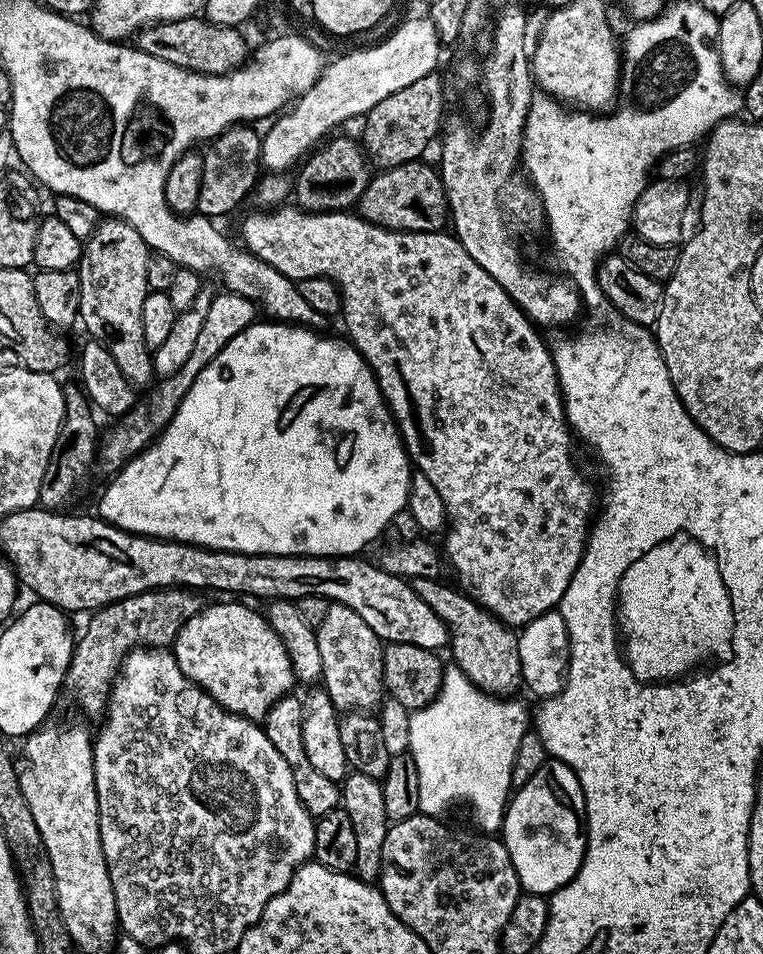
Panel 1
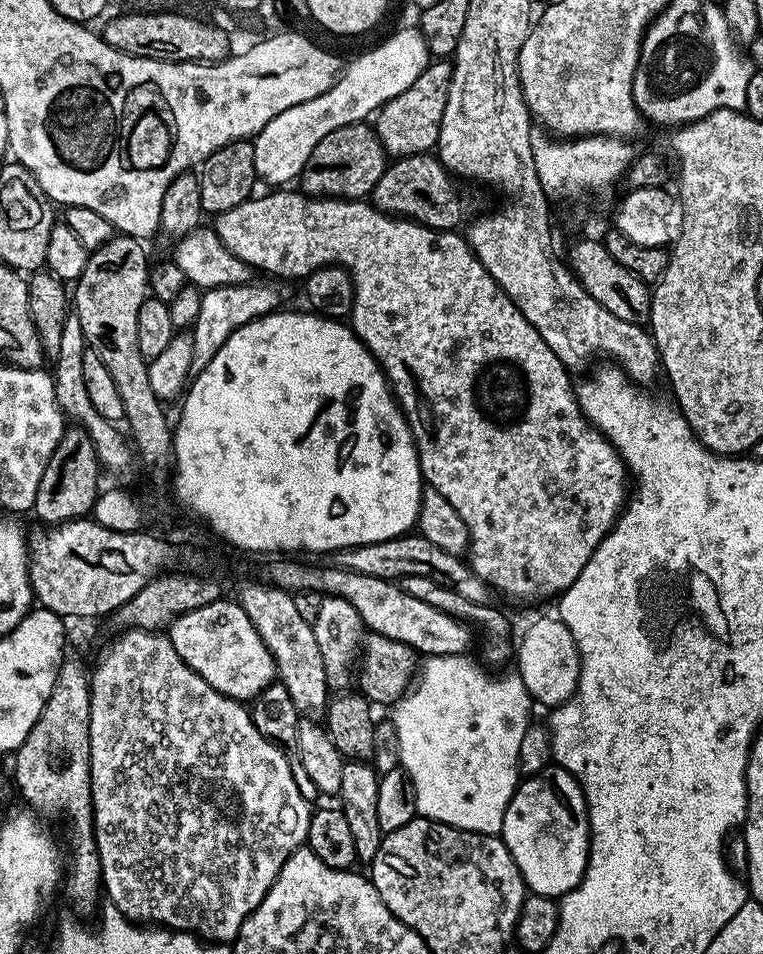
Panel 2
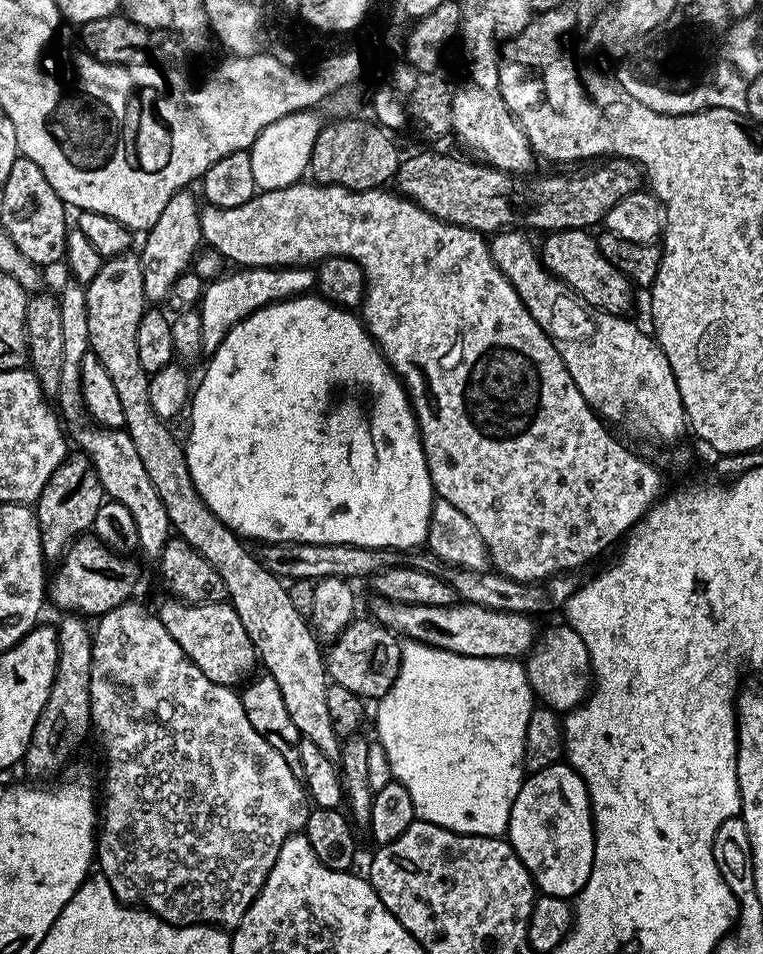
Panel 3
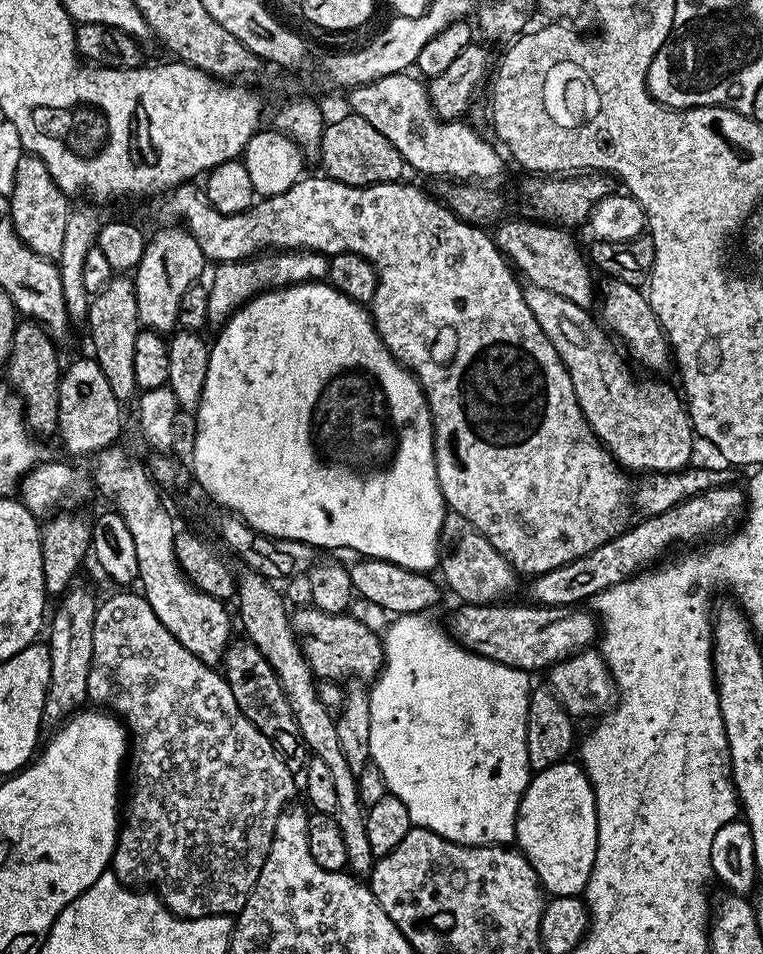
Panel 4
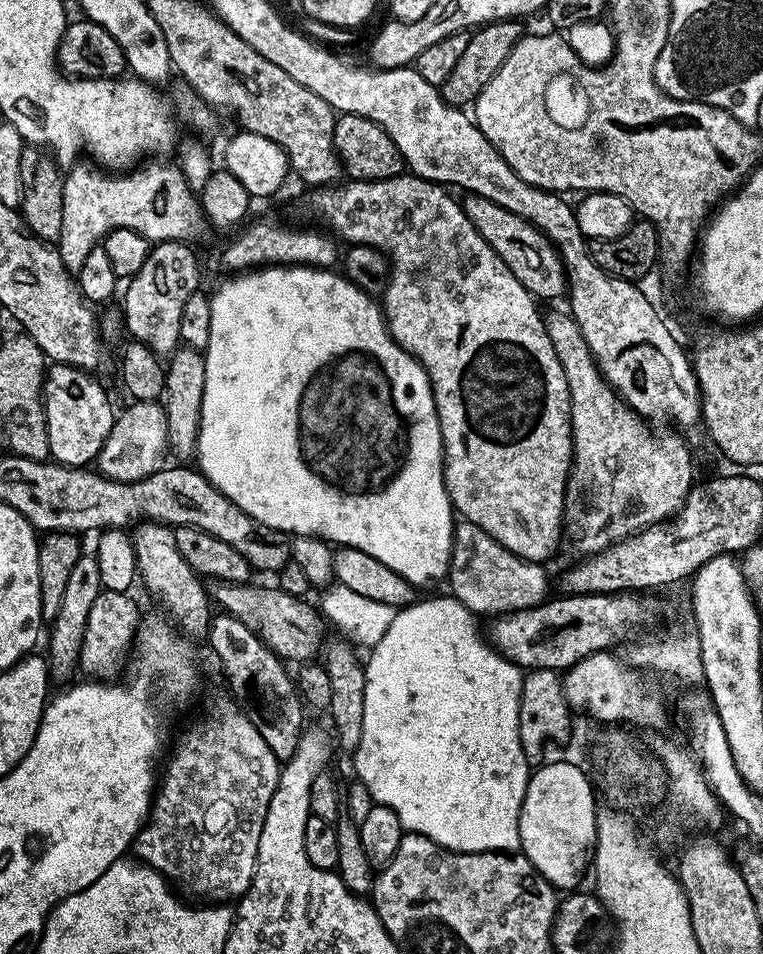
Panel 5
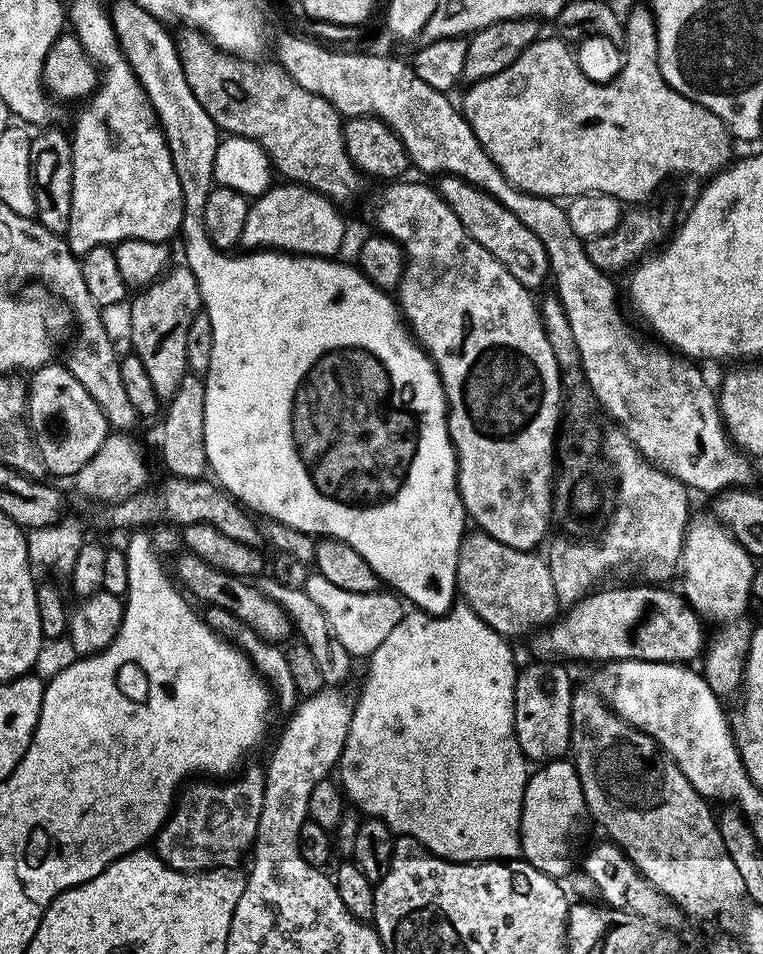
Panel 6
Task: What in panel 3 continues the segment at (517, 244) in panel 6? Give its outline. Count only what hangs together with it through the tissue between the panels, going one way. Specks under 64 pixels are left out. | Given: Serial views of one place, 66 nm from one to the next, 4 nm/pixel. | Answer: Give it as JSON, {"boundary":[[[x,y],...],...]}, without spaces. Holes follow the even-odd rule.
{"boundary":[[[571,228],[565,232],[547,233],[543,237],[544,245],[539,245],[538,255],[544,267],[556,279],[568,285],[569,289],[575,292],[589,308],[601,312],[608,312],[611,316],[623,317],[632,308],[632,291],[634,291],[634,285],[632,281],[627,280],[618,270],[614,270],[614,266],[610,266],[610,262],[606,262],[606,258],[600,250],[597,237],[592,235],[593,233],[591,231],[583,228]]]}

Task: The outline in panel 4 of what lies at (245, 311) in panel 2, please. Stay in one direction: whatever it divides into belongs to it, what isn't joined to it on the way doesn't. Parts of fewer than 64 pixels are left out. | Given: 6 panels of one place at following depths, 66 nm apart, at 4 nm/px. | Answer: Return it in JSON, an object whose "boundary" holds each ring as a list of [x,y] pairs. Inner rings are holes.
{"boundary":[[[264,250],[244,260],[225,260],[215,265],[216,273],[208,289],[208,319],[216,326],[236,309],[259,296],[261,292],[271,292],[273,288],[289,288],[291,284],[318,284],[328,279],[328,257],[323,252],[303,250]]]}

